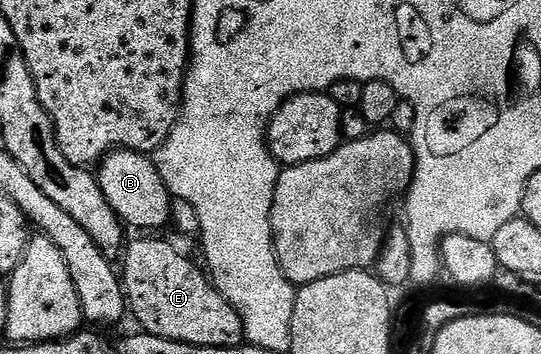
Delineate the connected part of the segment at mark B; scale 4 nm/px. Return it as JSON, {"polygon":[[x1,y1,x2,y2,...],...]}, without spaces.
{"polygon":[[117,148,104,157,99,168,98,179,102,194,106,194,106,202,110,202,114,214,118,214,129,229,156,230,152,228,164,228,167,224,169,226,174,197,166,182,162,182,162,174,158,174,155,163,145,153]]}

